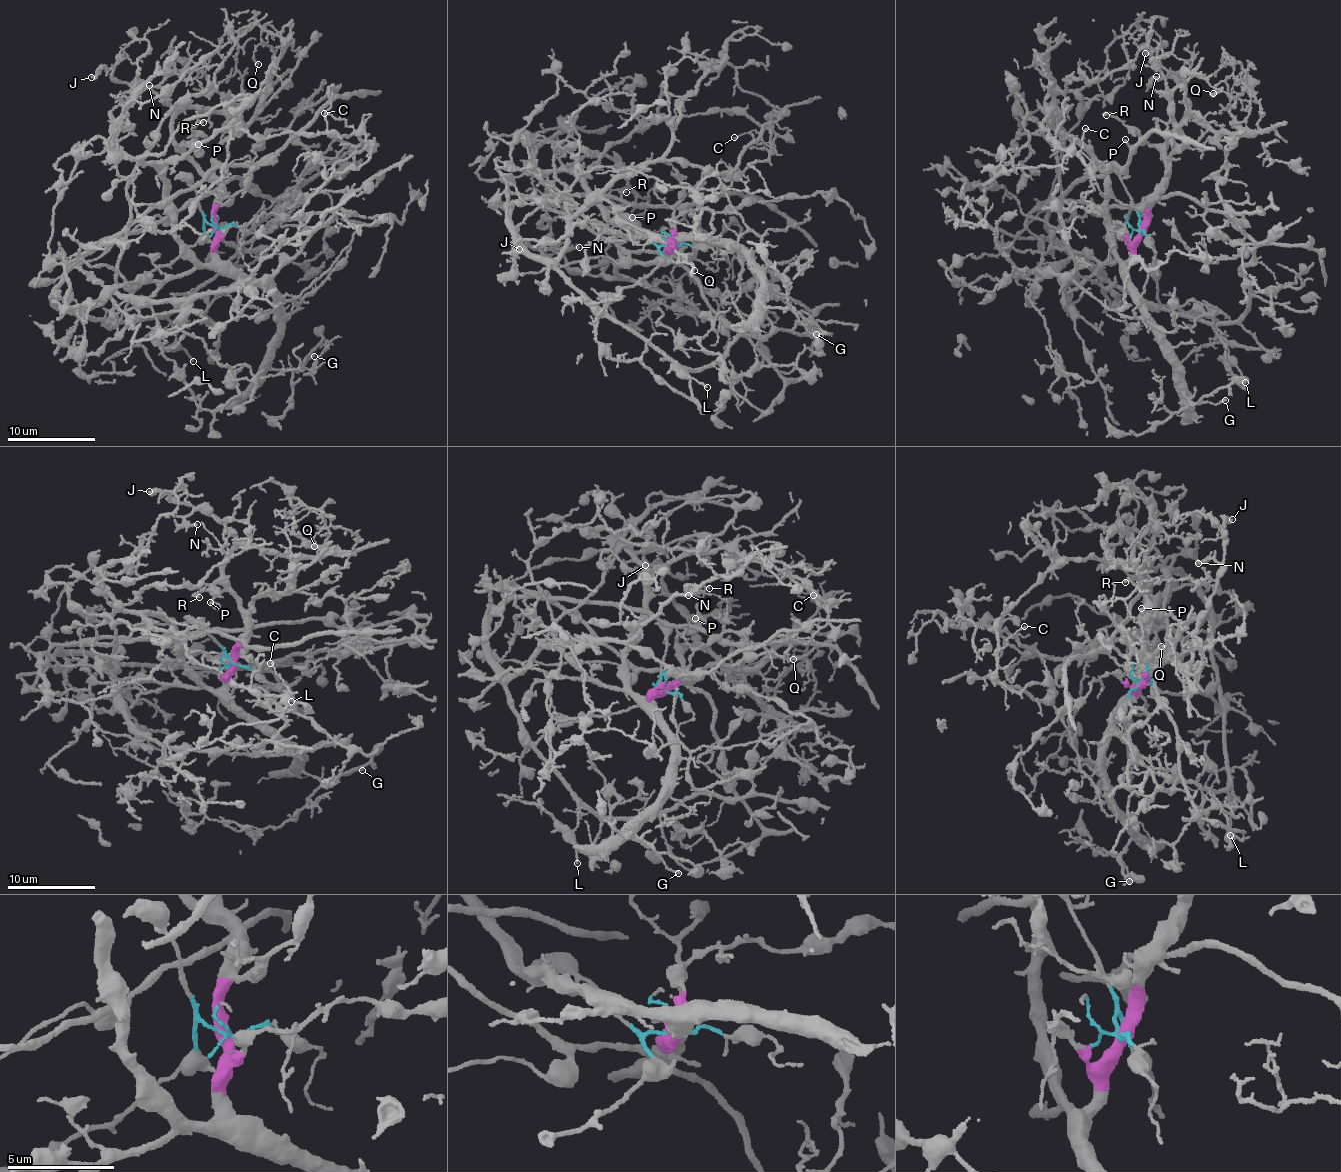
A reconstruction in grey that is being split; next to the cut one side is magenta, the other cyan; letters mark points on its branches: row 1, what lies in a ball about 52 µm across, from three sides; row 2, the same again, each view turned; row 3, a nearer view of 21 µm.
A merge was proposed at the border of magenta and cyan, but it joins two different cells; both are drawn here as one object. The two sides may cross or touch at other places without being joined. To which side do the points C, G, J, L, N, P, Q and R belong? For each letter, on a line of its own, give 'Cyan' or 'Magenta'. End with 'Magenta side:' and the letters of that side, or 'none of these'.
C: Magenta
G: Magenta
J: Magenta
L: Cyan
N: Magenta
P: Magenta
Q: Magenta
R: Magenta
Magenta side: C, G, J, N, P, Q, R

